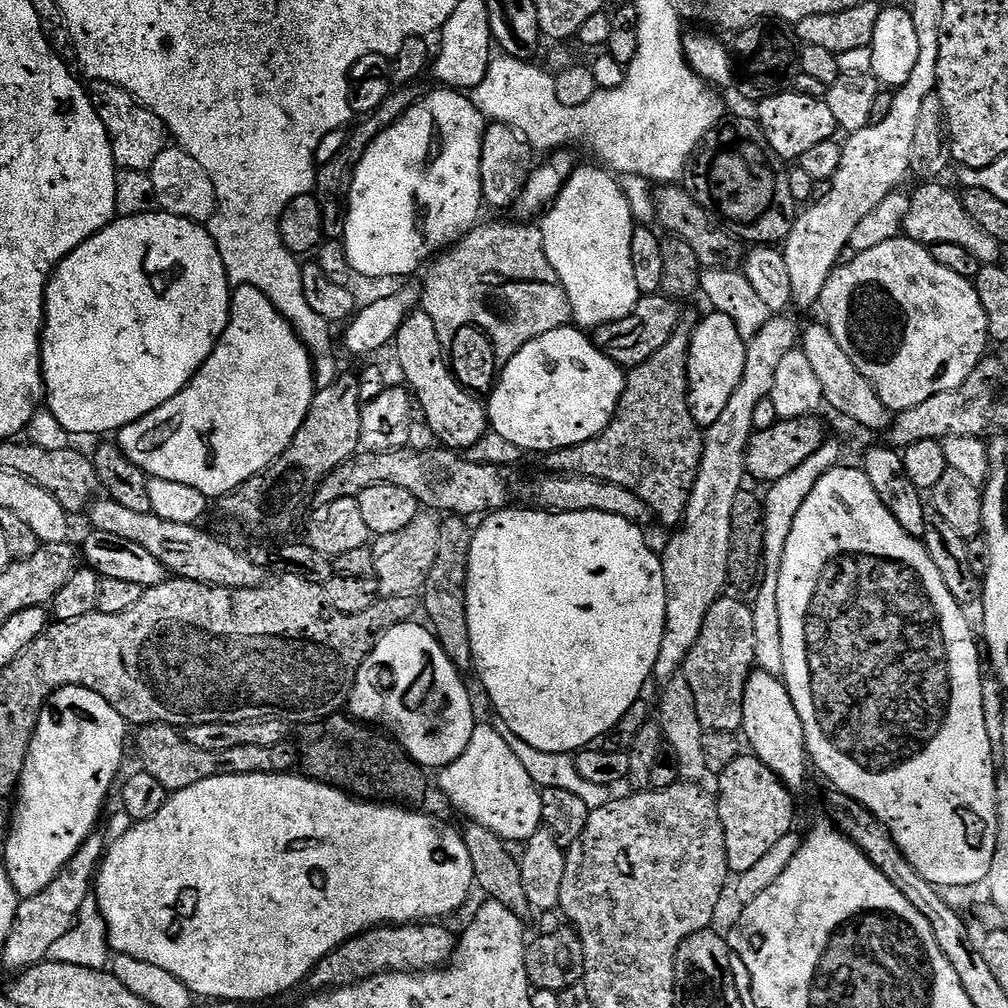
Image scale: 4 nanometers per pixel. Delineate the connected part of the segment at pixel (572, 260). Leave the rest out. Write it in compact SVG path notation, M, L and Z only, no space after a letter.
M577 167L575 171L573 171L571 178L564 183L564 189L558 194L558 198L552 203L552 207L544 213L542 219L539 221L538 227L542 234L542 242L545 244L546 258L550 258L550 266L554 266L554 270L566 290L566 298L570 298L573 321L575 321L581 329L598 329L603 326L603 324L618 322L634 311L636 303L638 303L641 298L640 291L638 290L638 282L634 282L634 262L630 262L630 242L632 241L634 221L632 219L631 208L627 204L626 195L619 188L619 179L617 179L615 175L612 177L610 173L603 172L600 168Z

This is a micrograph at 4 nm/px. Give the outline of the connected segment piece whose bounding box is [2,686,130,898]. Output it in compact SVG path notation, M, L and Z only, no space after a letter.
M69 686L59 688L48 699L28 747L28 757L10 813L8 841L2 846L2 866L8 872L17 896L33 896L46 890L46 886L58 878L62 866L66 866L66 862L70 862L70 858L74 858L76 851L93 835L100 811L112 792L112 783L120 772L128 731L129 725L120 717L118 710L114 710L102 694L94 694L94 690Z

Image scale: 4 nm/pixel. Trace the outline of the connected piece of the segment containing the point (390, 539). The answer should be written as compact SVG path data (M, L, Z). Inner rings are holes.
M424 510L403 530L375 537L371 550L374 554L374 579L380 587L381 597L412 598L423 593L437 557L440 526L441 521L431 511Z

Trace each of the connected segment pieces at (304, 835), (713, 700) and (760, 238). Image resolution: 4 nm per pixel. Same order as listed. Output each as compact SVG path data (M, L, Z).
M238 774L237 776L215 776L206 778L202 782L194 782L194 786L186 786L186 790L178 790L167 797L165 805L154 814L152 818L146 818L140 823L133 823L116 841L109 843L106 853L100 864L94 885L94 895L101 908L102 918L105 919L106 930L108 931L108 946L113 953L130 958L138 958L138 962L150 962L150 966L158 966L169 974L174 974L178 982L185 984L191 990L193 997L205 996L208 1000L268 1000L271 996L280 996L283 992L291 990L295 984L300 984L309 979L312 971L315 970L322 958L326 958L338 946L342 946L348 940L361 936L363 932L369 932L371 928L382 928L395 926L397 924L419 924L421 922L440 922L451 912L456 912L468 900L472 888L474 892L474 870L470 866L470 854L466 850L466 842L459 831L455 832L448 824L435 820L432 816L423 816L420 810L409 810L390 804L369 802L364 798L350 796L339 788L331 788L329 784L319 784L316 780L309 780L303 774L285 774L275 776L274 774Z
M725 594L710 606L710 614L702 626L702 634L698 634L698 642L694 642L694 650L686 658L682 675L690 682L690 691L694 693L694 706L698 706L698 722L702 722L705 732L739 733L744 727L742 702L746 694L746 682L756 668L754 658L754 614L751 607L743 604L735 595Z
M736 116L733 120L731 120L731 118L721 120L720 123L715 124L714 127L704 135L702 142L697 146L695 152L693 152L692 159L688 162L686 169L686 187L688 193L690 193L690 195L692 195L705 210L712 213L715 219L727 225L732 235L735 236L737 240L748 246L776 246L788 239L790 230L794 226L794 222L798 215L796 199L794 198L794 194L790 194L790 178L788 177L788 174L789 169L786 167L785 161L781 160L778 153L768 145L768 139L765 138L759 123L757 123L755 119L747 120L744 116Z

